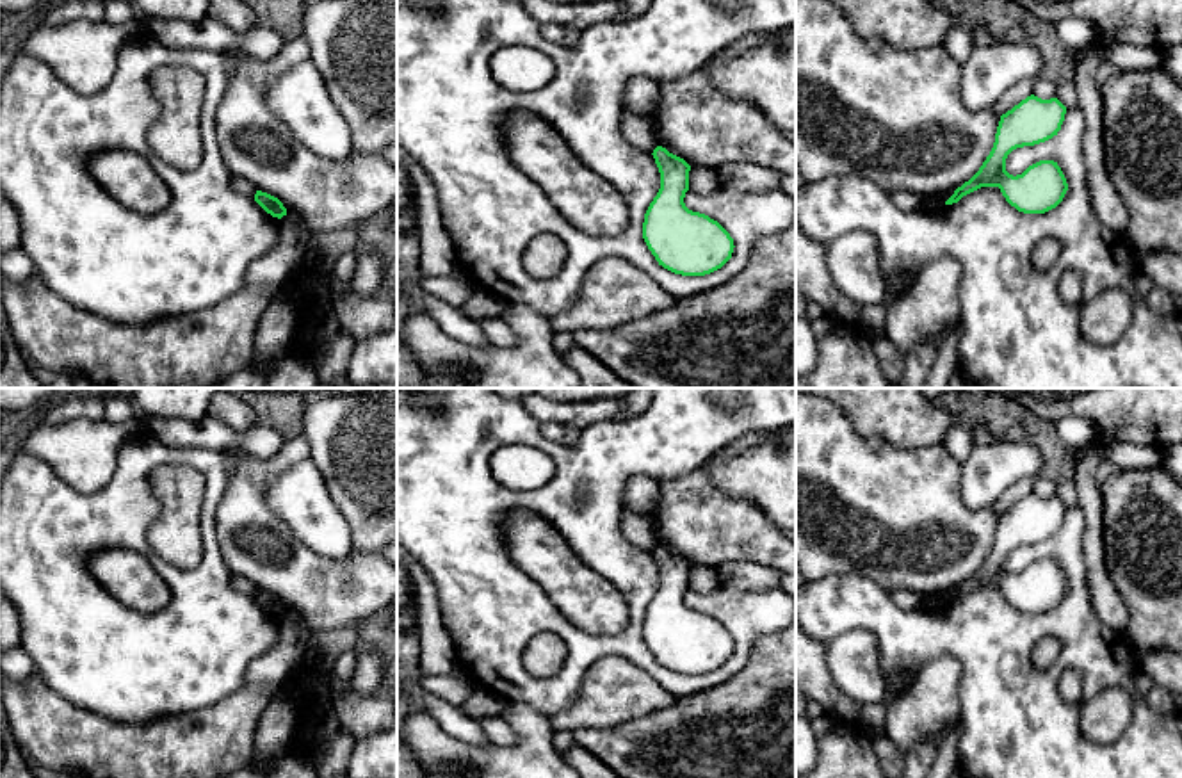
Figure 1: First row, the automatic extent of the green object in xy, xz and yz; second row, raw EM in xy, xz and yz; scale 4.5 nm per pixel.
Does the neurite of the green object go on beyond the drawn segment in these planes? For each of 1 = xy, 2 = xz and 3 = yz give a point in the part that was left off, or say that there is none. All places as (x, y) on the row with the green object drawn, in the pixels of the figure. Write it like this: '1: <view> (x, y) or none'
1: none
2: none
3: none

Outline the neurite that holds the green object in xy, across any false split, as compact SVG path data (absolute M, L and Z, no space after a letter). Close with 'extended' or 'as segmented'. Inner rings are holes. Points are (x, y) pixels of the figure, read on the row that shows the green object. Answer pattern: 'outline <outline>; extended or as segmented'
outline M256 190L255 201L256 201L267 214L271 214L272 217L281 219L283 215L287 215L287 208L283 207L283 203L281 203L278 198L267 194L267 192Z; as segmented

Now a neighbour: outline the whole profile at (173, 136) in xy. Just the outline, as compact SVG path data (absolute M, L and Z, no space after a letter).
M171 66L158 68L150 84L160 105L160 114L148 130L151 150L169 166L194 169L203 158L203 78L190 68Z

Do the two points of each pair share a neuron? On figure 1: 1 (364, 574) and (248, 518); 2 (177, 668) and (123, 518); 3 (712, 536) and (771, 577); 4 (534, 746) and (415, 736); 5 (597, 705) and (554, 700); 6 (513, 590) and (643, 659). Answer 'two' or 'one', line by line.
1: one
2: one
3: two
4: one
5: two
6: one

